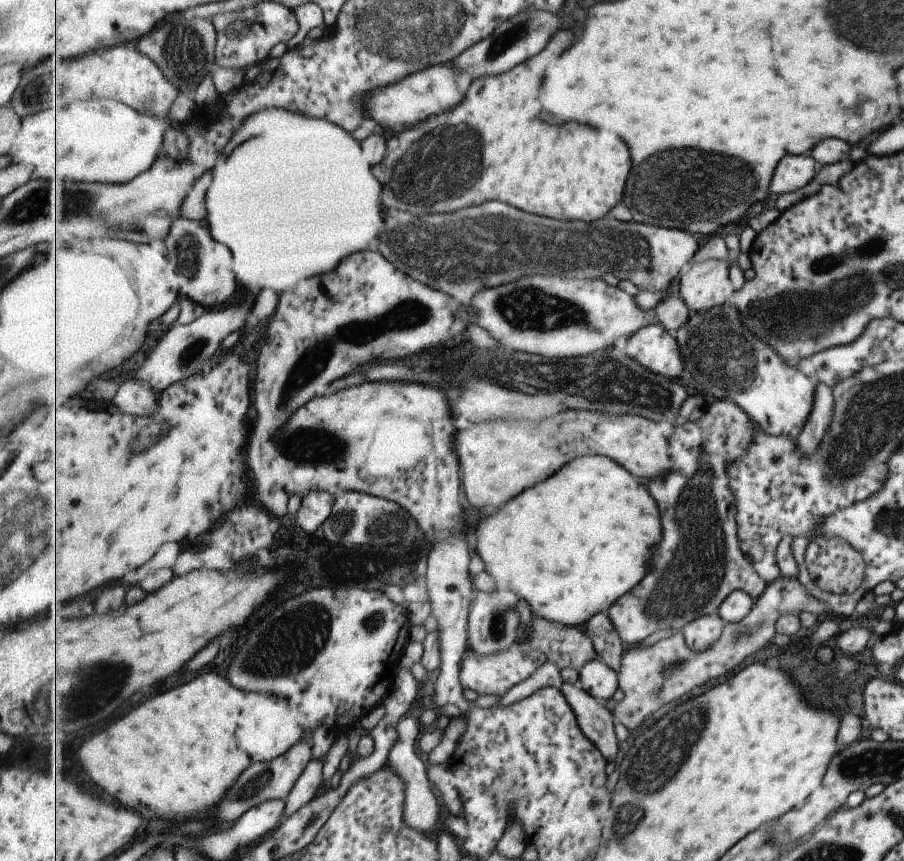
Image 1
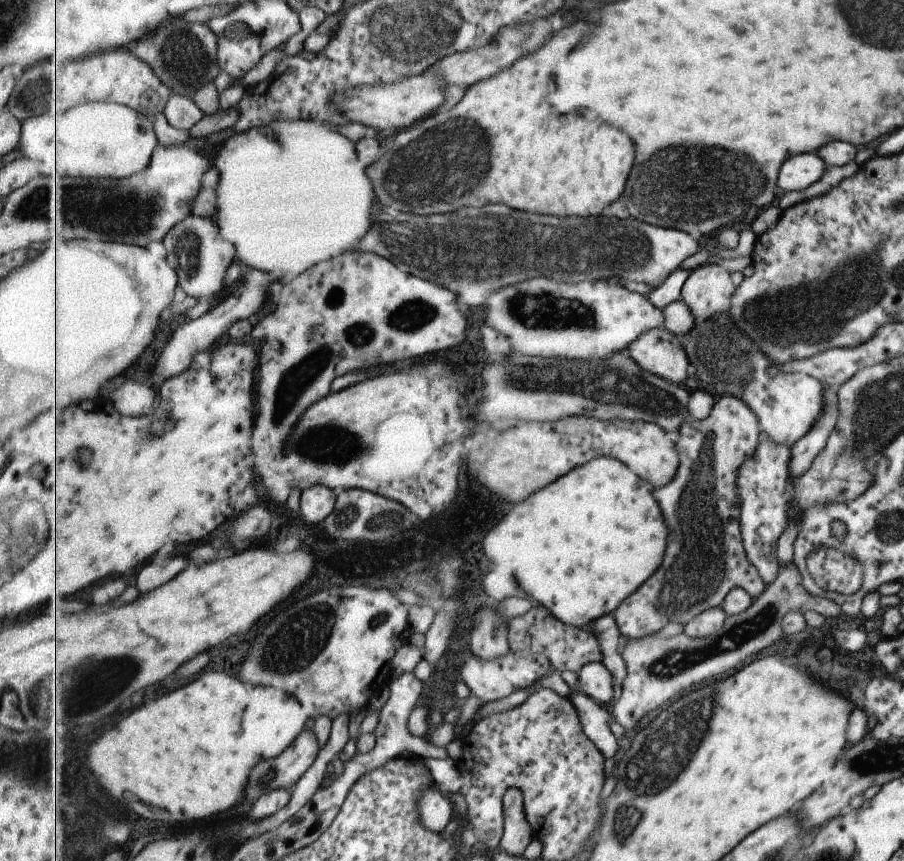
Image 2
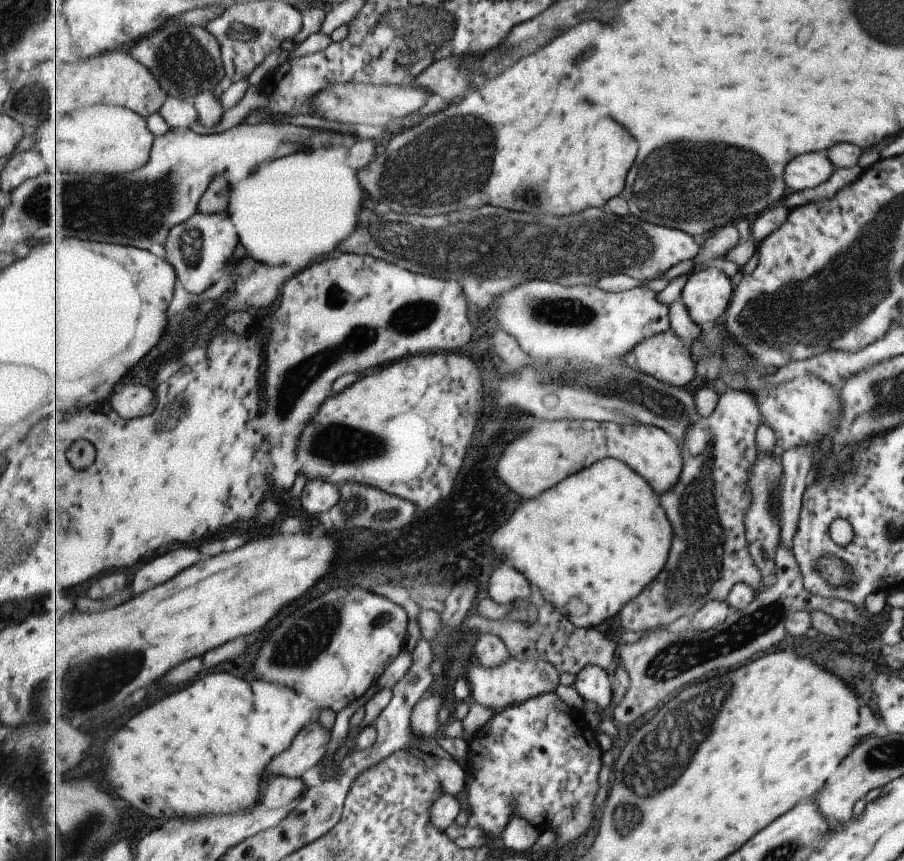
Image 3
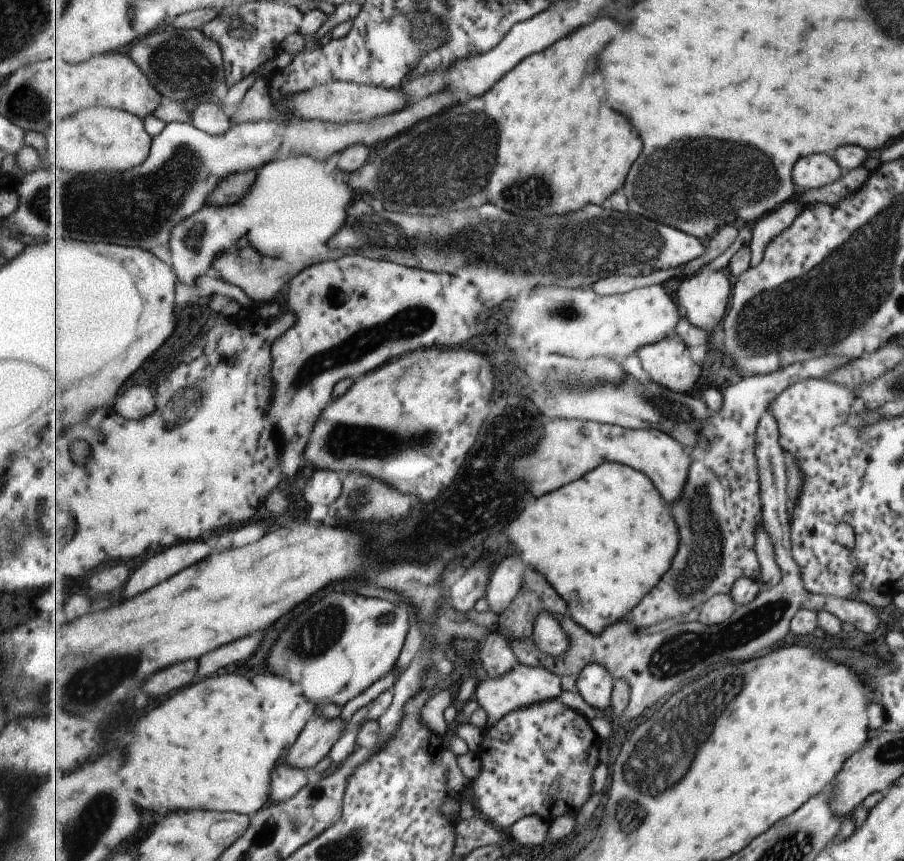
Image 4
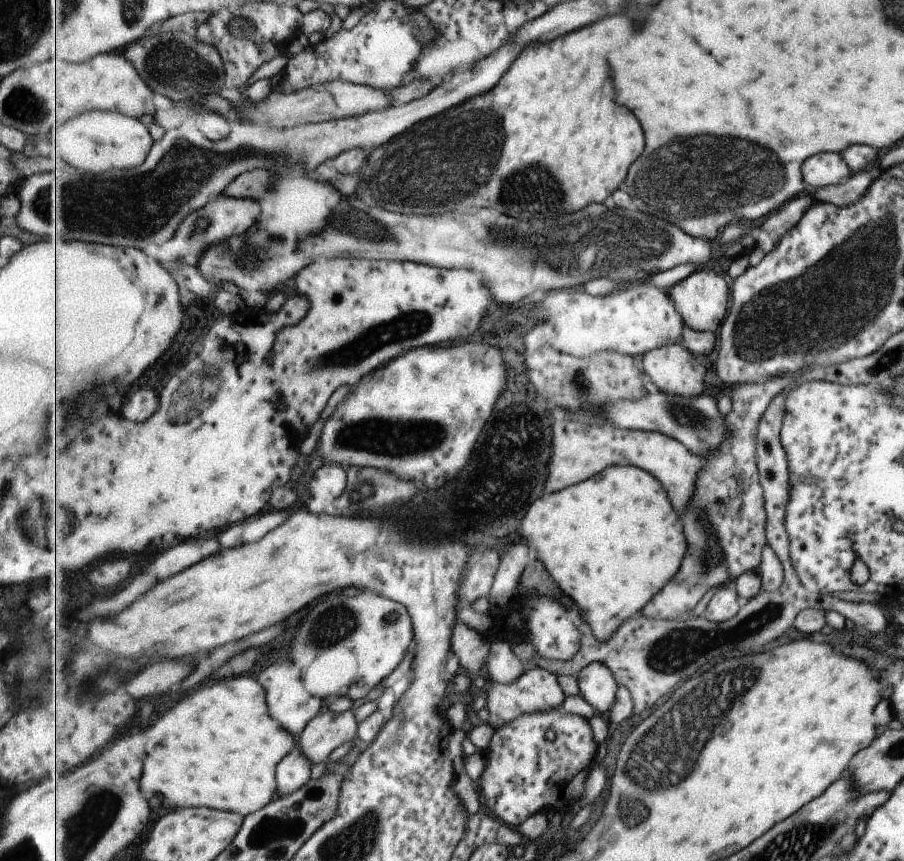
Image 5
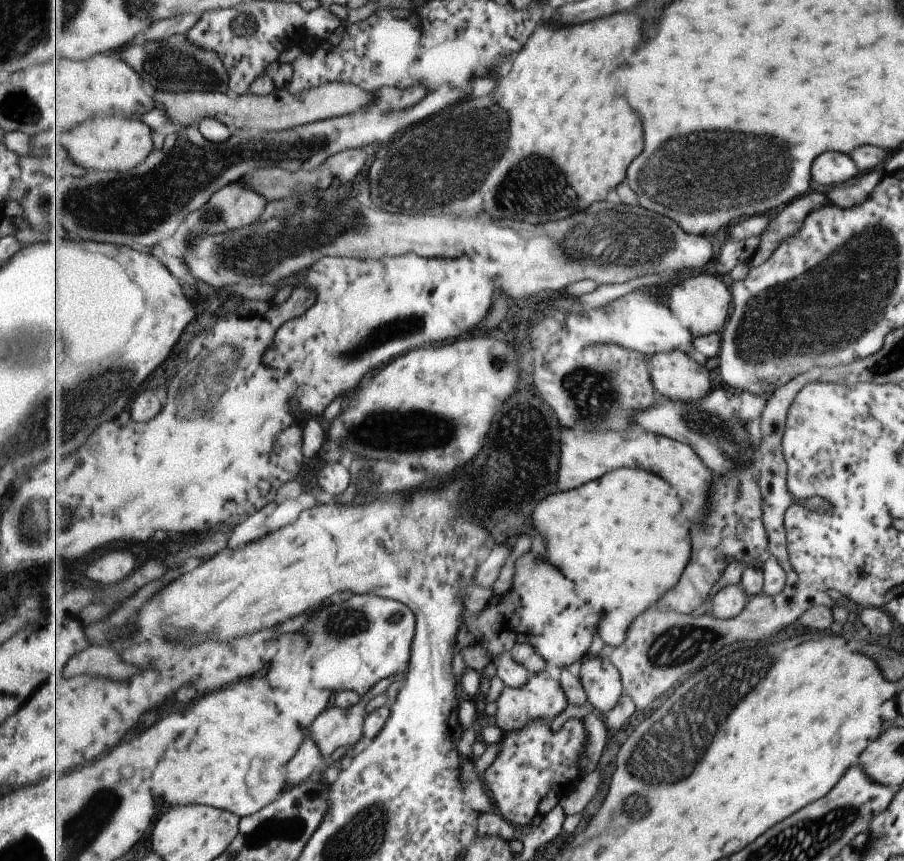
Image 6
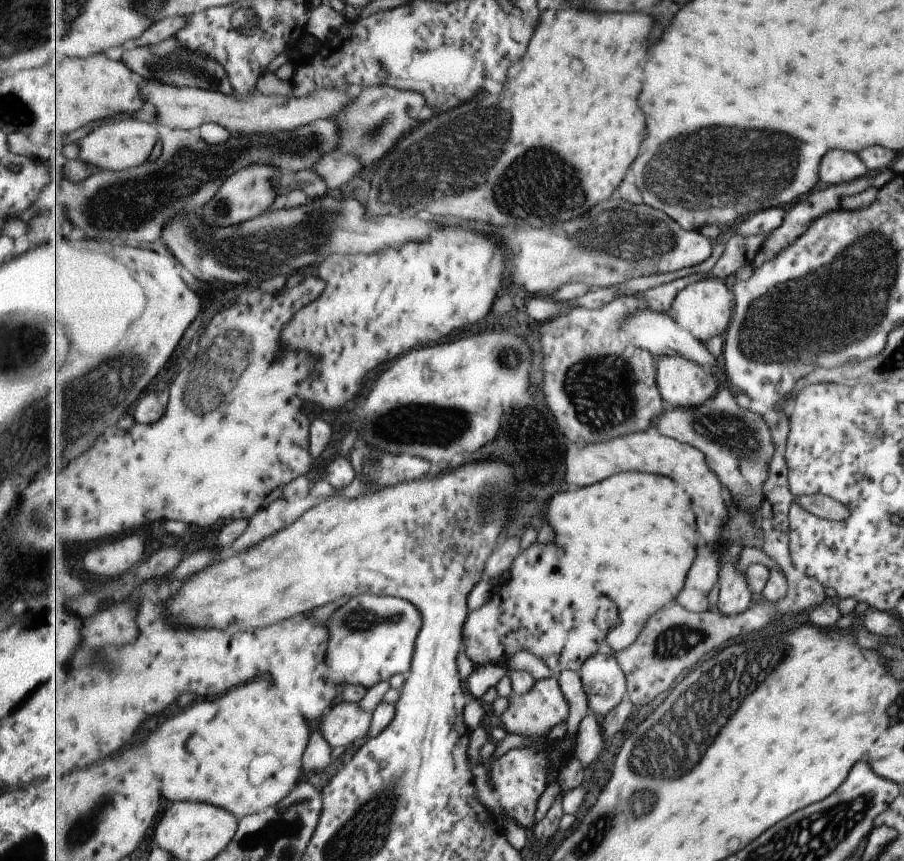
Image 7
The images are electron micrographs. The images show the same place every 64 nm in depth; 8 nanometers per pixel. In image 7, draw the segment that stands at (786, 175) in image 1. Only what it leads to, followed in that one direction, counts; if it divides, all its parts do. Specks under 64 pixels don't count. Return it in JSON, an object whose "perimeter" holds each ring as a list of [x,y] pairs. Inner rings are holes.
{"perimeter":[[[833,150],[833,154],[825,154],[815,173],[819,178],[819,187],[851,183],[865,176],[867,168],[855,156],[855,153]]]}

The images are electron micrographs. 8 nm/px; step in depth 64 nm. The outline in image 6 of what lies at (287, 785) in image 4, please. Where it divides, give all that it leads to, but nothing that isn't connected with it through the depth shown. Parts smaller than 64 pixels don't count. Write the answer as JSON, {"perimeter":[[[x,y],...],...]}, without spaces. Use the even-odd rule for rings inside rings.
{"perimeter":[[[311,736],[305,737],[305,742],[301,744],[295,758],[285,766],[285,774],[287,774],[287,785],[289,788],[295,787],[311,778],[311,774],[315,772],[315,768],[319,764],[327,764],[329,760],[323,758],[317,740]]]}

